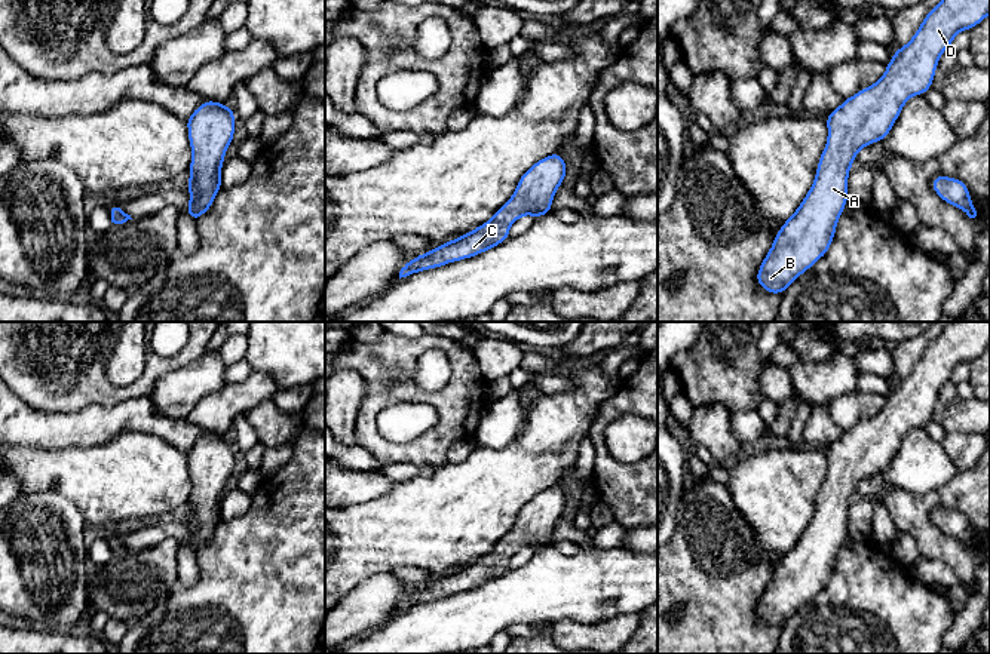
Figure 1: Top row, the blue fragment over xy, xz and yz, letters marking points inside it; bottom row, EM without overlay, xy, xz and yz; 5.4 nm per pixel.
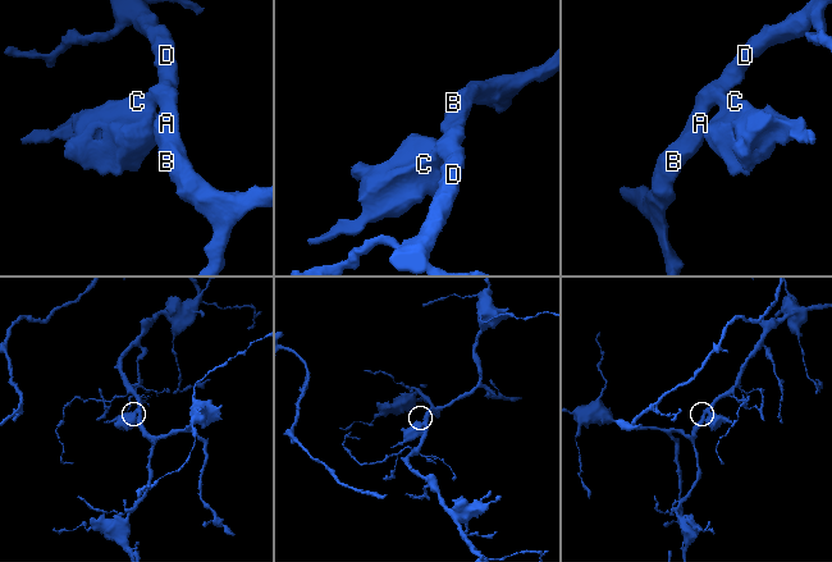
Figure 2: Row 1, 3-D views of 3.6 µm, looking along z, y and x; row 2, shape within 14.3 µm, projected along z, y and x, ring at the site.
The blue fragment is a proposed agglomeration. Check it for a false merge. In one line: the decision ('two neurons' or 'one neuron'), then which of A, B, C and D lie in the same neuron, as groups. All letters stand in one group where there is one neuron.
one neuron; A B C D

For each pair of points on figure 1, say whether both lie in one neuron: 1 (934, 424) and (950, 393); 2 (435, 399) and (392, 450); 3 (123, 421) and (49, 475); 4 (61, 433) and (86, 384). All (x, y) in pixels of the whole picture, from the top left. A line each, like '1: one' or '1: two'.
1: one
2: one
3: two
4: two

